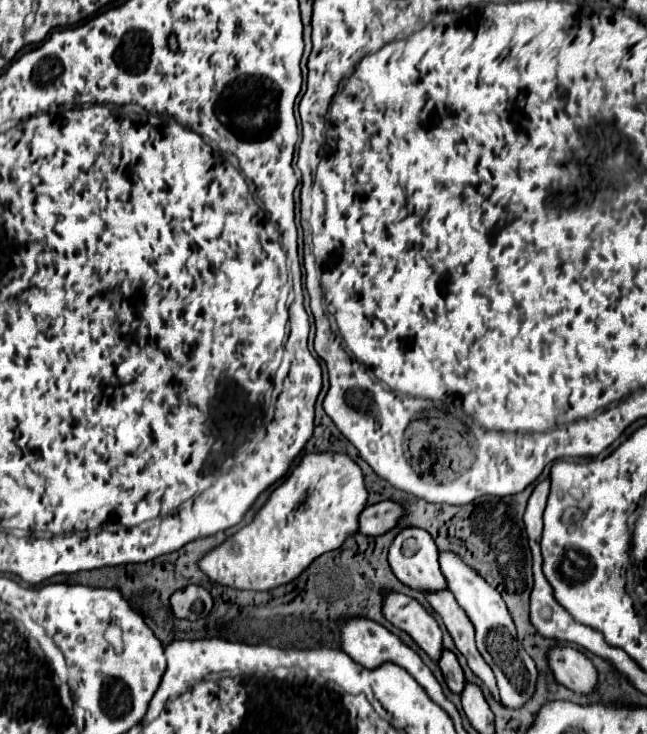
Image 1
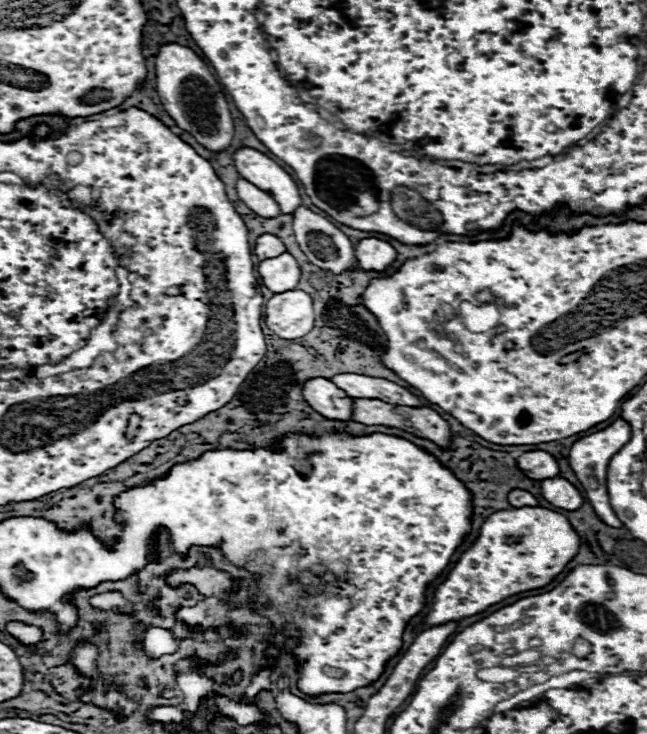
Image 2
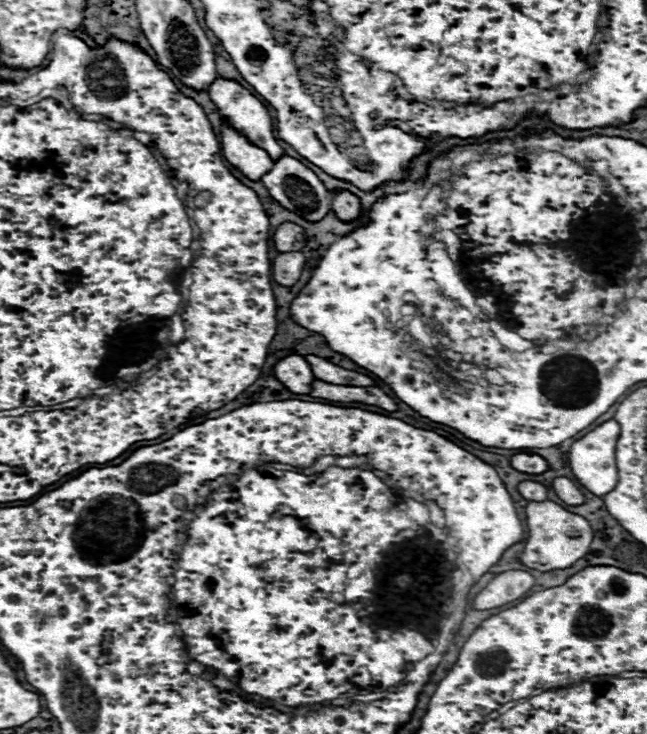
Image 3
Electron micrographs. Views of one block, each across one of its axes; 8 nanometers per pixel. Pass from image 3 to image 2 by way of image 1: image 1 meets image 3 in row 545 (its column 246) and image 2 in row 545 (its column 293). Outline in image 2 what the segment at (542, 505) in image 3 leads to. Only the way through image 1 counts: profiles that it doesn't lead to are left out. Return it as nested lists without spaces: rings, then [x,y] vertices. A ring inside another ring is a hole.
[[[534,506],[494,512],[482,524],[478,538],[448,572],[446,580],[434,590],[426,624],[436,626],[448,620],[460,620],[486,610],[502,598],[544,588],[564,572],[578,548],[578,532],[574,532],[568,518],[558,512]]]

